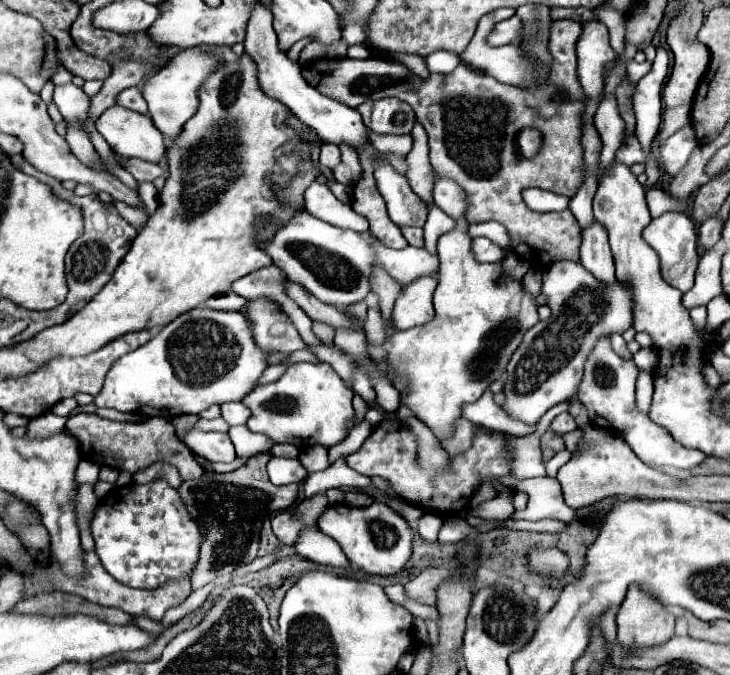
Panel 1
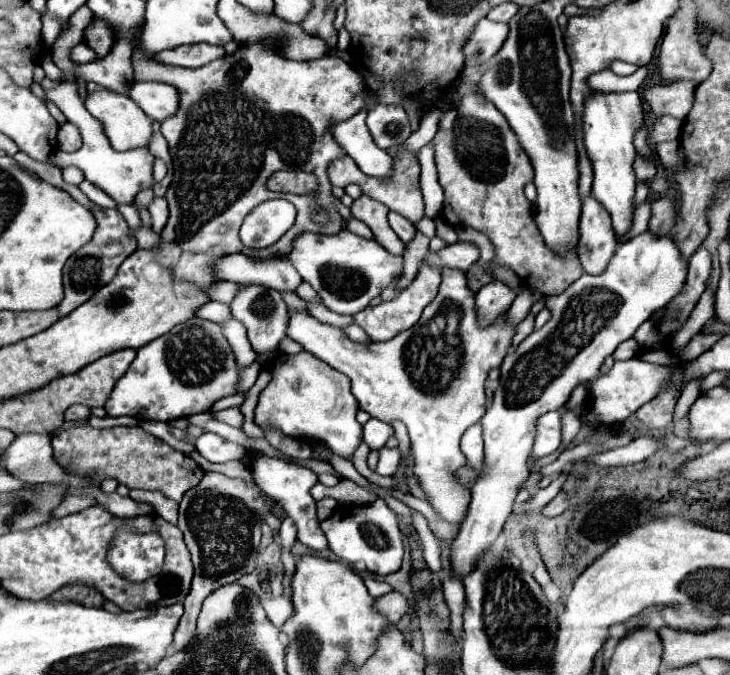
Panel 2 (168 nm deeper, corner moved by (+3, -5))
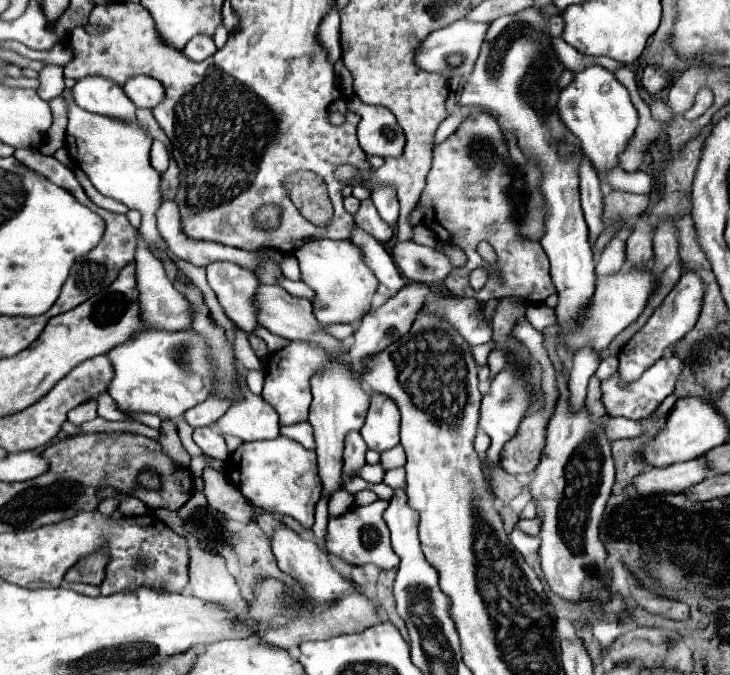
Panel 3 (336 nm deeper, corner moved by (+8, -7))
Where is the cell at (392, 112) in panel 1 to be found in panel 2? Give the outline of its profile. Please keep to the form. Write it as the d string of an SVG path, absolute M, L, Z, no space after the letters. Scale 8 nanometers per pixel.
M384 103L374 105L368 111L366 125L368 125L368 129L370 129L374 141L380 149L400 145L412 133L408 113L400 103L396 103L396 105L384 105Z

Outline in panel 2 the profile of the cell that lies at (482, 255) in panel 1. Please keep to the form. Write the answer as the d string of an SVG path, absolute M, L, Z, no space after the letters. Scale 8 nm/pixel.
M458 241L454 245L444 247L438 253L430 253L424 263L436 265L436 267L452 267L452 269L460 269L460 271L468 271L476 261L480 259L480 249L474 243L468 241Z

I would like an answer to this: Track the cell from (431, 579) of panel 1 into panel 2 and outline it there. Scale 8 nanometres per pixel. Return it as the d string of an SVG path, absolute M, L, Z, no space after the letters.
M392 591L392 593L384 595L384 597L378 597L376 603L378 603L378 611L384 611L384 615L392 623L398 623L398 619L410 609L406 597L402 593L398 593L398 591Z

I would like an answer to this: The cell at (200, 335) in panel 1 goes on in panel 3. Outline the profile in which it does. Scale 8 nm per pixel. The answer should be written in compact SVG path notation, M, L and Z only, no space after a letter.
M139 331L105 355L113 365L113 379L109 383L111 397L121 411L143 411L155 413L161 419L177 419L209 397L213 365L207 357L207 345L197 333Z

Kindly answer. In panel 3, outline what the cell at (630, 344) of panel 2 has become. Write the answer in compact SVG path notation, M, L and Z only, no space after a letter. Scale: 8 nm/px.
M609 357L609 359L603 359L603 361L601 361L599 369L595 371L595 377L597 377L599 381L605 381L605 379L609 379L615 371L617 371L617 357Z

